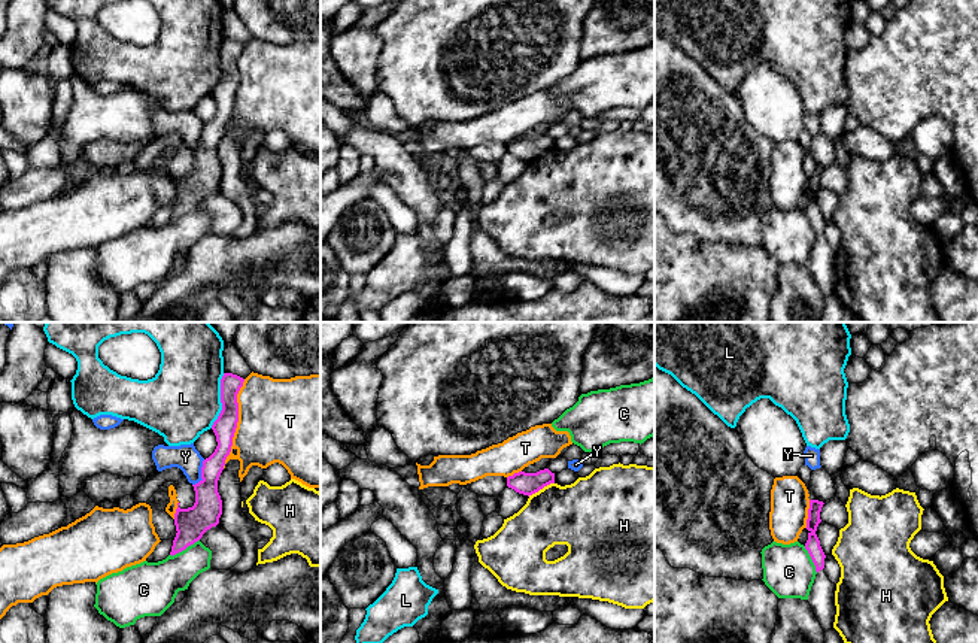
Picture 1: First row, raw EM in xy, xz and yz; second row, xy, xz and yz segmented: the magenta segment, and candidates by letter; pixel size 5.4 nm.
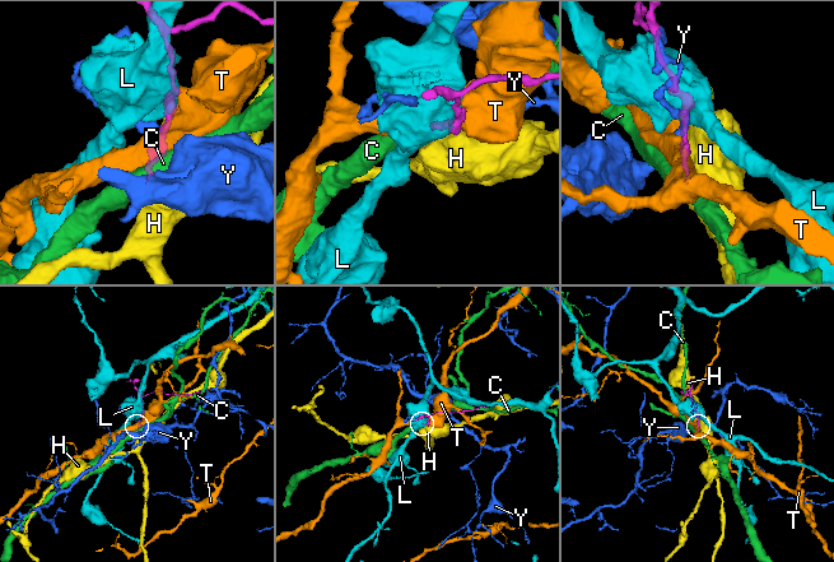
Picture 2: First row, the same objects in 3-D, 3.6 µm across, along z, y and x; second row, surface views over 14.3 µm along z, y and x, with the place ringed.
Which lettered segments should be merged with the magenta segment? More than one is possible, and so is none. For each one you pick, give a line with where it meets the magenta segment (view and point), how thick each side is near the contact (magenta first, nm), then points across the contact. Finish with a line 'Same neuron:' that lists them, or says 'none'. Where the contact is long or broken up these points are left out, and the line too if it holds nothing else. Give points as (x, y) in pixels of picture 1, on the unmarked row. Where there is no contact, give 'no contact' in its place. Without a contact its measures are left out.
Same neuron: none

